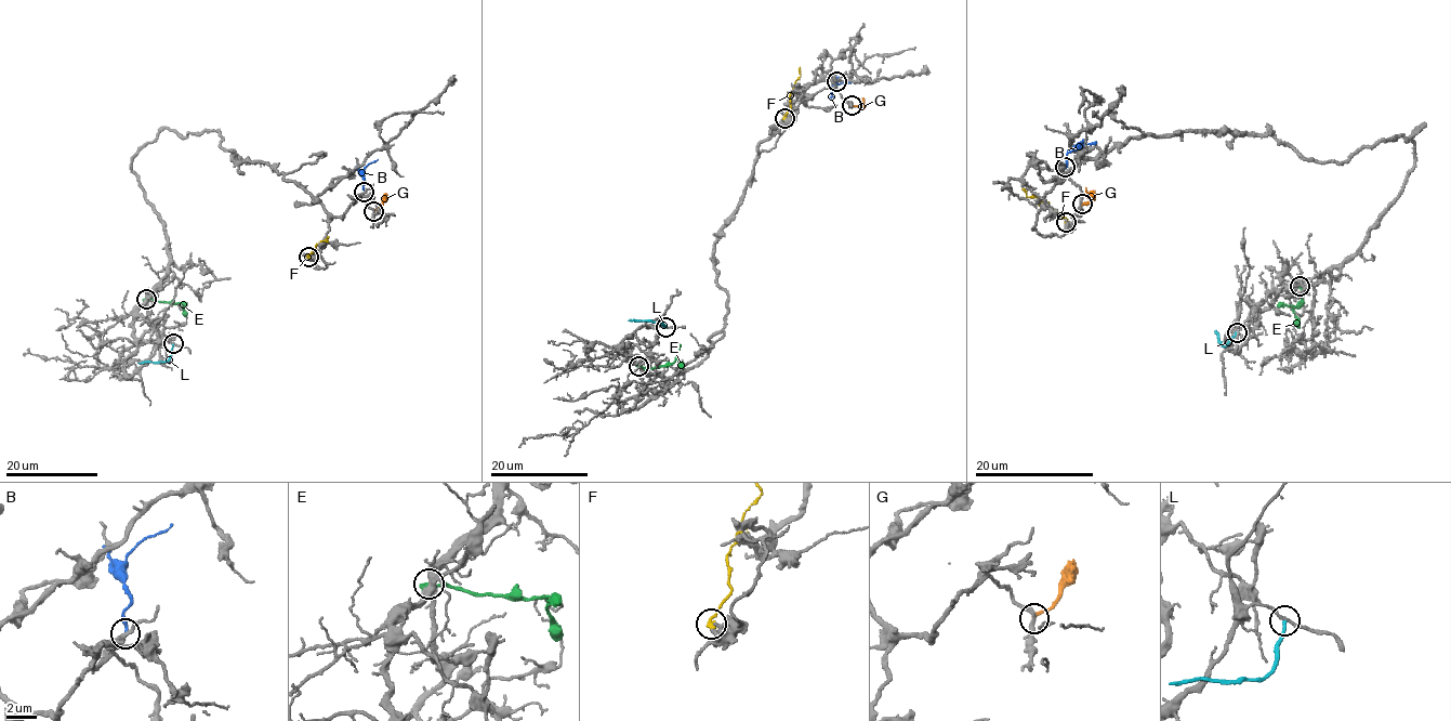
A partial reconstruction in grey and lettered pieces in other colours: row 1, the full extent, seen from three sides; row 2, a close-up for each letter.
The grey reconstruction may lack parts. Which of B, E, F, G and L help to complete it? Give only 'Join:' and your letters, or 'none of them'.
Join: none of them

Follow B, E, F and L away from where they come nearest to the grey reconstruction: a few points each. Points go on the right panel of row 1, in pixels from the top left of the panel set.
B: (1066, 167), (1066, 155), (1086, 140)
E: (1300, 286), (1305, 291), (1302, 304), (1294, 307), (1293, 312), (1300, 327)
F: (1066, 222), (1066, 219), (1047, 202), (1028, 197), (1021, 189)
L: (1237, 332), (1222, 345), (1215, 330)

